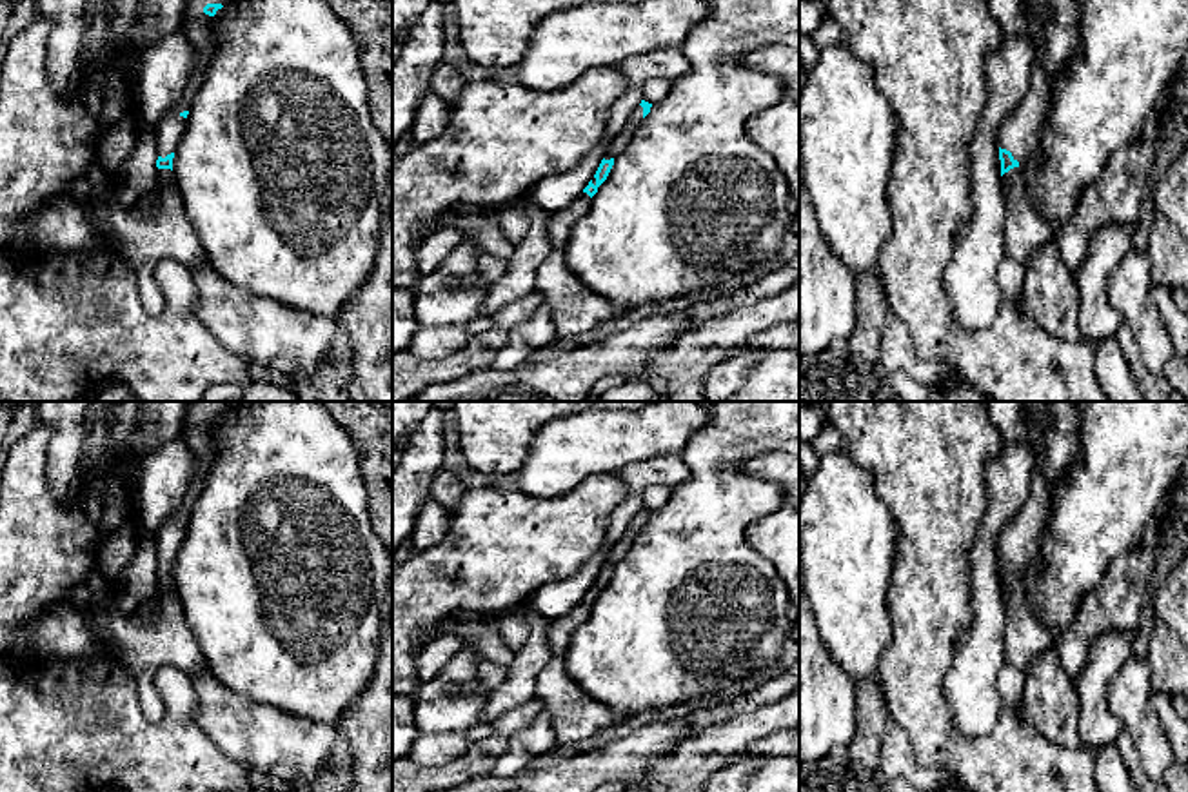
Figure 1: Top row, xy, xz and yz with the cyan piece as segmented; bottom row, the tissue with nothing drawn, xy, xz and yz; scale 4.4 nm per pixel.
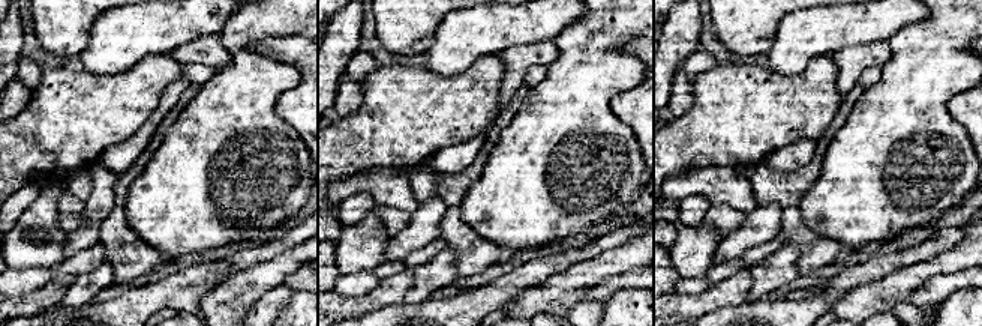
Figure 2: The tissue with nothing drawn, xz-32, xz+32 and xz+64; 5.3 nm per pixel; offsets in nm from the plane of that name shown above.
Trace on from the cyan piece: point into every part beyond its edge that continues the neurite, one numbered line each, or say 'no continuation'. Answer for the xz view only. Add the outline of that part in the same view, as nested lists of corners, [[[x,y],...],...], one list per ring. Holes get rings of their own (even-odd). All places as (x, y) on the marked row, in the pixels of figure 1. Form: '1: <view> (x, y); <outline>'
1: xz (620, 142); [[[638,105],[634,114],[630,116],[629,124],[623,127],[623,131],[612,140],[612,144],[605,151],[605,160],[616,158],[629,144],[632,134],[636,133],[638,125],[643,122],[643,107]]]

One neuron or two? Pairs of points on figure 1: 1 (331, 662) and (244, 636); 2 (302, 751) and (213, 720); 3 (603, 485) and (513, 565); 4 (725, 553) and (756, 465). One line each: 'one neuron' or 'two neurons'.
1: one neuron
2: one neuron
3: one neuron
4: two neurons

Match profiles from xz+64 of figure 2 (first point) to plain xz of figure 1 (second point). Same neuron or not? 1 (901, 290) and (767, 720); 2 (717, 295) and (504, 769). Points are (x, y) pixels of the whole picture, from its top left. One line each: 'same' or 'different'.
1: same
2: different

